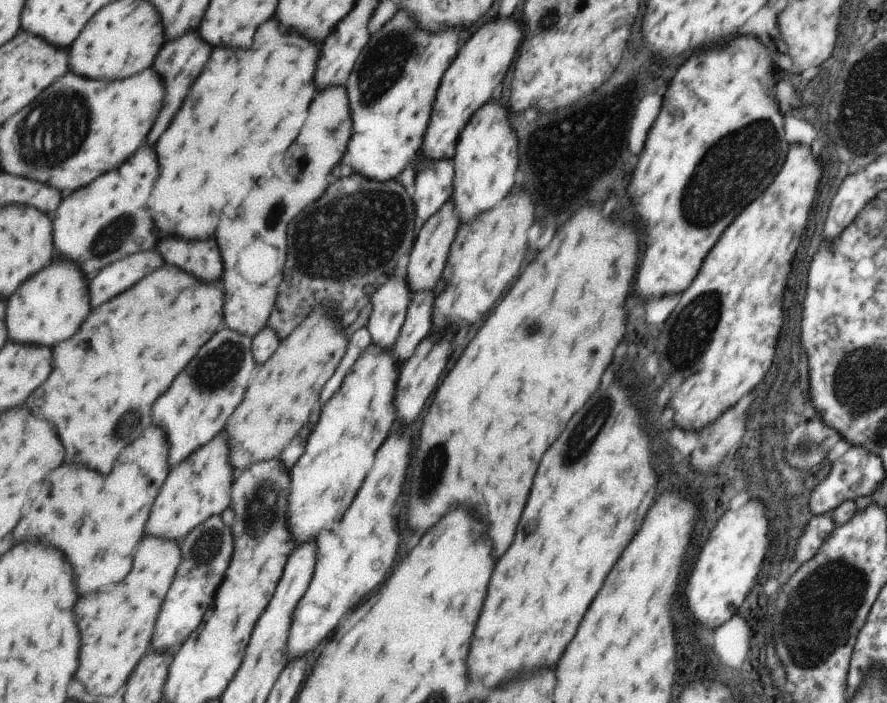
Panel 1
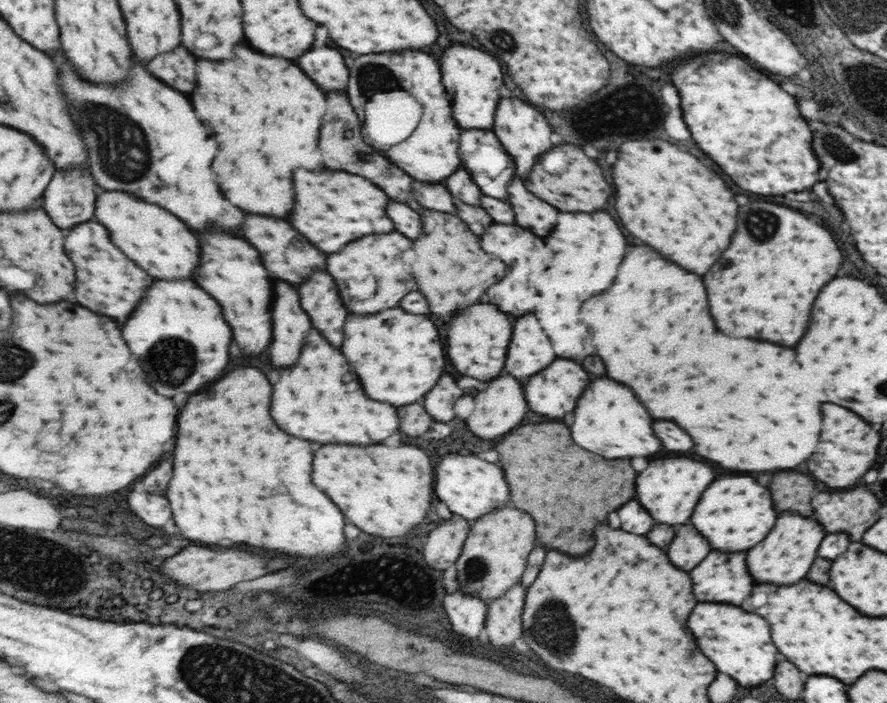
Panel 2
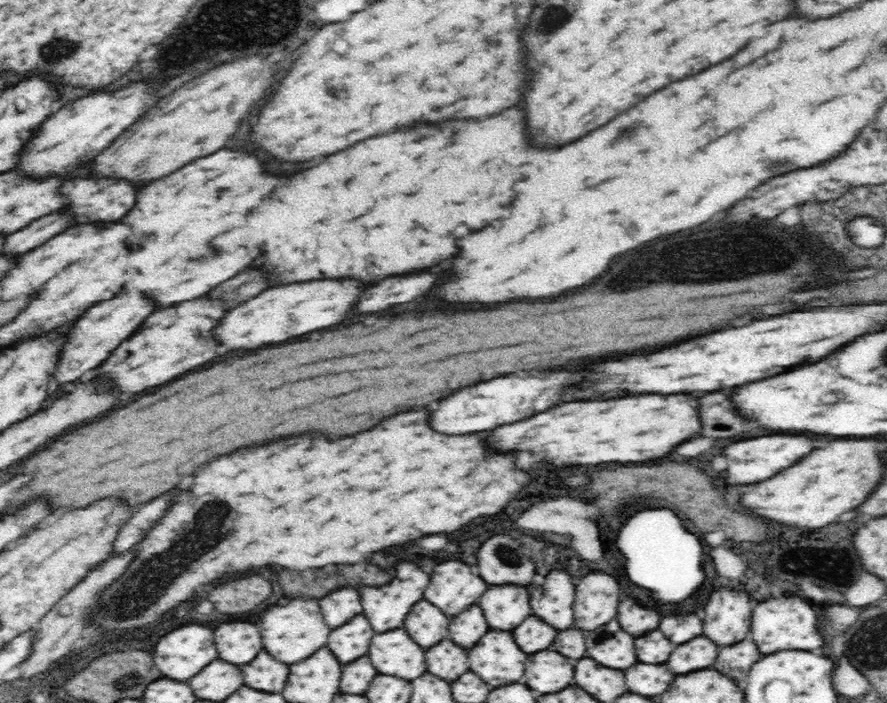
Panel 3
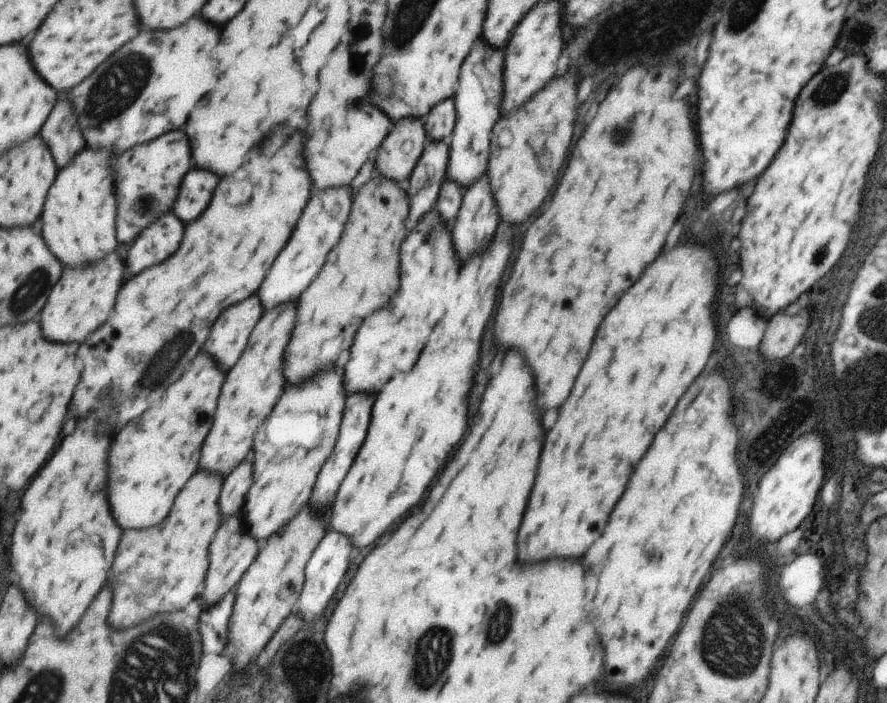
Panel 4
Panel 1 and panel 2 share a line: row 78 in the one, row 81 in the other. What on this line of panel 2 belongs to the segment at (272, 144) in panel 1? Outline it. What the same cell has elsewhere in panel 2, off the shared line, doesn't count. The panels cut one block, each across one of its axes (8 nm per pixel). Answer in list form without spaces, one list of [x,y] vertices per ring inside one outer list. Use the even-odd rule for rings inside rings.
[[[239,44],[239,52],[235,52],[233,62],[199,60],[199,92],[193,92],[191,100],[195,100],[195,112],[199,112],[199,118],[213,126],[219,148],[223,148],[223,156],[219,156],[219,168],[215,168],[215,172],[219,172],[219,184],[223,184],[227,200],[245,212],[287,220],[295,208],[293,170],[321,170],[323,166],[319,134],[327,112],[327,98],[321,88],[291,60],[265,56]]]

